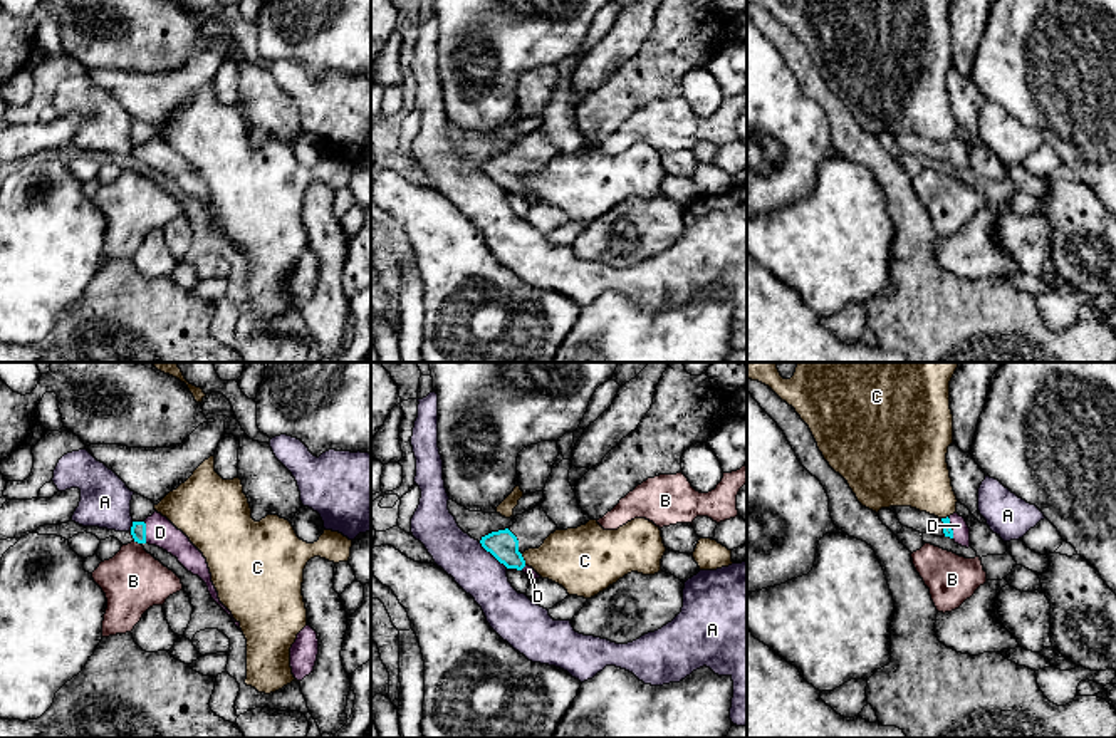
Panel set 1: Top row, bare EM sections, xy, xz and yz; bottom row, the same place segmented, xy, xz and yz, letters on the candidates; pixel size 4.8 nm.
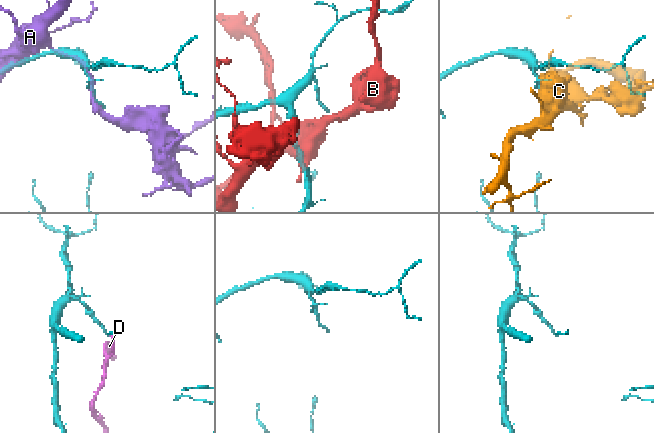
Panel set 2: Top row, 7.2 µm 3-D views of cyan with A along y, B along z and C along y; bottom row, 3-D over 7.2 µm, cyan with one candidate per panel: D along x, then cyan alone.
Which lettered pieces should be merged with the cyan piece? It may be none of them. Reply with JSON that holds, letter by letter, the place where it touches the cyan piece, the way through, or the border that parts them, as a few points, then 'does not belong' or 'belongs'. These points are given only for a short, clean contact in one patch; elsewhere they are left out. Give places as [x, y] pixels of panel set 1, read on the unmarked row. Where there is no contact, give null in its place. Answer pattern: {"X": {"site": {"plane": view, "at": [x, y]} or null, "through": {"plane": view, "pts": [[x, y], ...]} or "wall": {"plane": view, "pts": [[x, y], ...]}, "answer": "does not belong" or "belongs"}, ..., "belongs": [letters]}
{"A": {"site": {"plane": "xz", "at": [494, 180]}, "answer": "does not belong"}, "B": {"site": {"plane": "xy", "at": [138, 166]}, "wall": {"plane": "xy", "pts": [[135, 165], [140, 168]]}, "answer": "does not belong"}, "C": {"site": {"plane": "xz", "at": [522, 183]}, "answer": "does not belong"}, "D": {"site": {"plane": "xy", "at": [145, 156]}, "through": {"plane": "xy", "pts": [[138, 155], [145, 156], [160, 156]]}, "answer": "belongs"}, "belongs": ["D"]}

